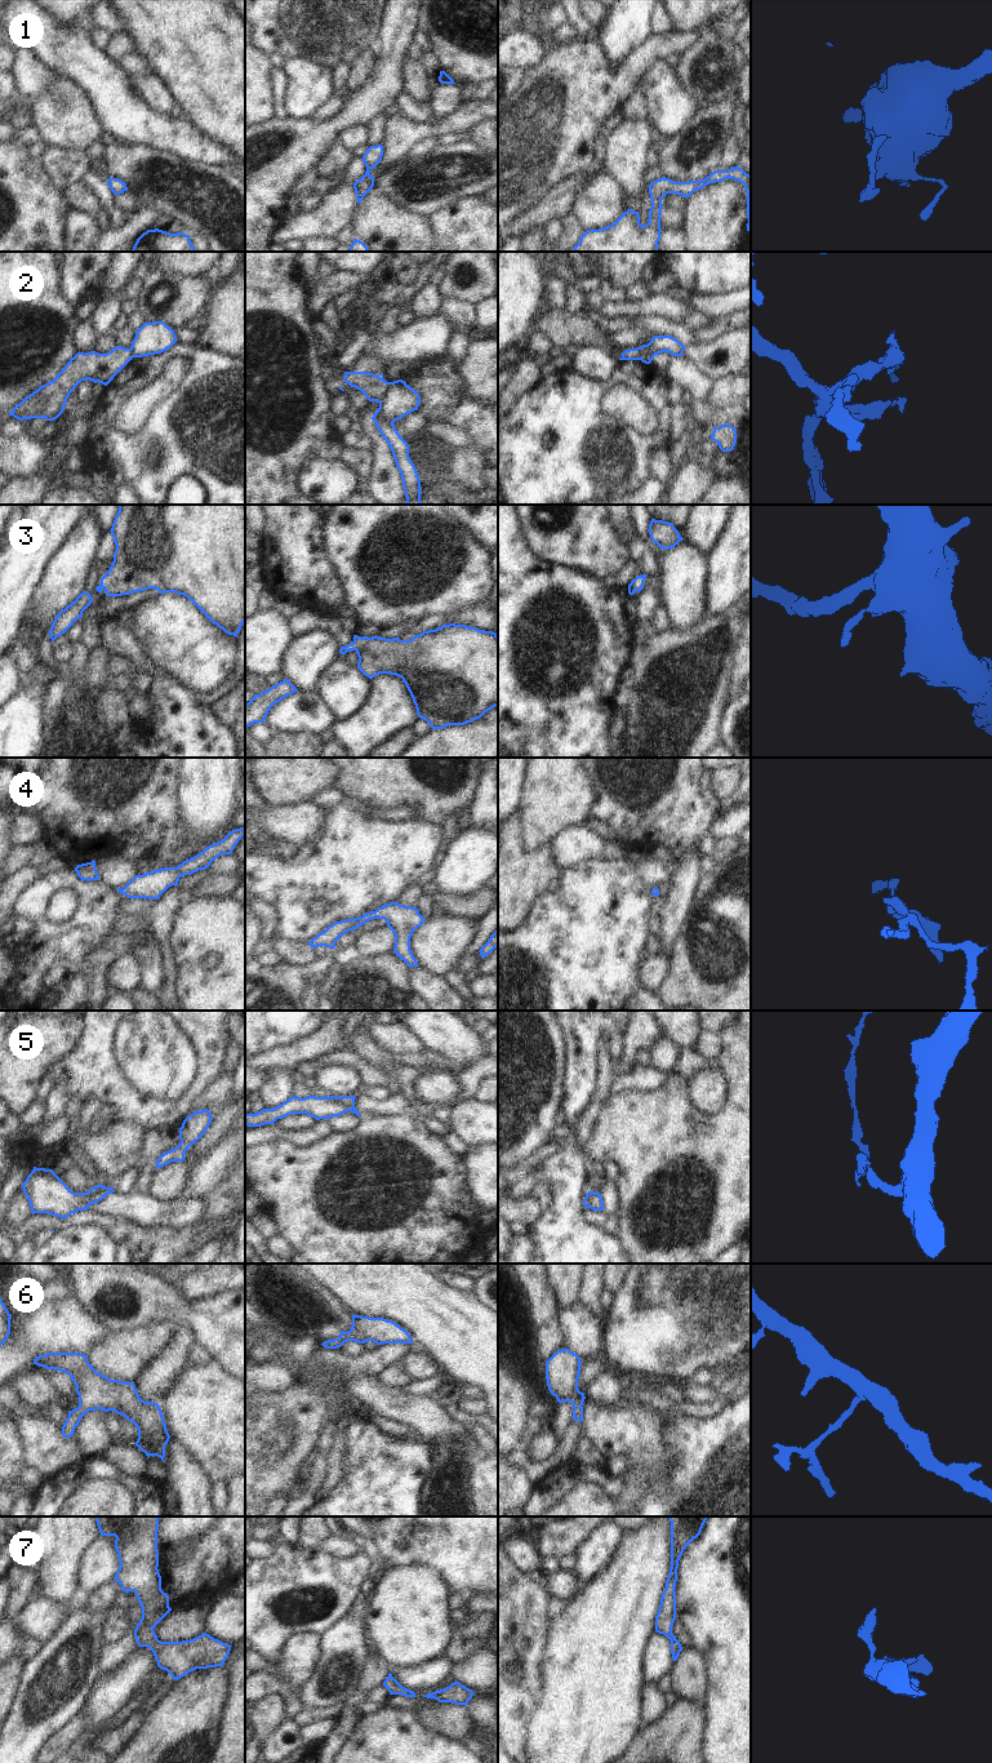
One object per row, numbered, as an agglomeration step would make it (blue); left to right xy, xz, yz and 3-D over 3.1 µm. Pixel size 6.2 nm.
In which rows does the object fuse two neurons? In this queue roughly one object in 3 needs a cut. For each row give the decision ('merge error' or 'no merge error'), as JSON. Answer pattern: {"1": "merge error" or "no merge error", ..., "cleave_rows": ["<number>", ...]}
{"1": "no merge error", "2": "merge error", "3": "no merge error", "4": "no merge error", "5": "merge error", "6": "no merge error", "7": "no merge error", "cleave_rows": ["2", "5"]}

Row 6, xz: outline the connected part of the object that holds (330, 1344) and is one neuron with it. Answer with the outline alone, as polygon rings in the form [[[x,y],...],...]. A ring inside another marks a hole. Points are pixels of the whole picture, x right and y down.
[[[352,1314],[351,1329],[348,1332],[341,1331],[337,1338],[324,1341],[321,1345],[326,1349],[337,1349],[348,1341],[359,1344],[373,1341],[377,1345],[397,1342],[413,1344],[413,1338],[408,1331],[392,1320]]]

